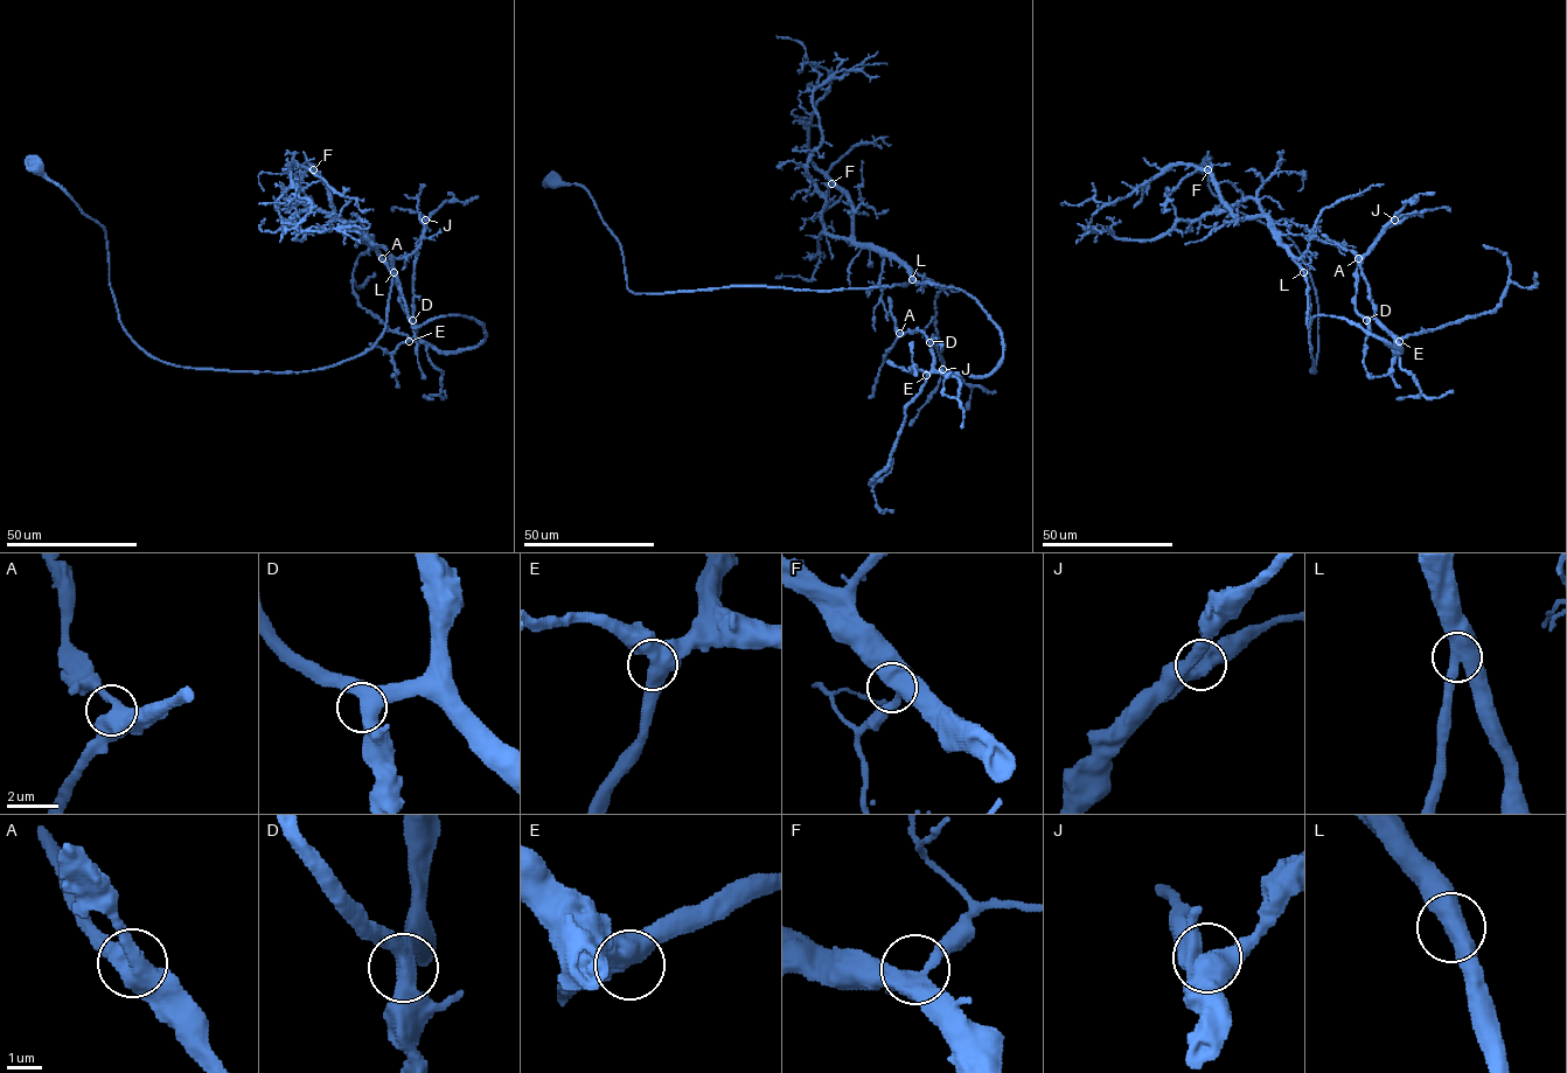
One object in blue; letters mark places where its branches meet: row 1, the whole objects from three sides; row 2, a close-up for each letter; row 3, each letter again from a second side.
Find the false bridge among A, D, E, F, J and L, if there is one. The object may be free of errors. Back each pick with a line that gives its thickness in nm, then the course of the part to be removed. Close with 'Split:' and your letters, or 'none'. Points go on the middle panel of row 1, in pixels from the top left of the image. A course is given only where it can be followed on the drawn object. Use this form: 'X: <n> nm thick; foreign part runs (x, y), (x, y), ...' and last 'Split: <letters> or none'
Split: none

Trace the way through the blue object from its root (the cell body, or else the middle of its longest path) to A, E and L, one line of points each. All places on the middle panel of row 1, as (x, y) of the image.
A: (555, 180), (589, 193), (634, 293), (937, 284), (976, 301), (1003, 359), (944, 375), (921, 331), (899, 333)
E: (555, 180), (589, 193), (634, 293), (911, 279), (965, 291), (1000, 332), (1003, 359), (982, 376), (926, 375)
L: (555, 180), (579, 183), (589, 193), (620, 245), (634, 293), (731, 286), (833, 291), (906, 285), (911, 279)

